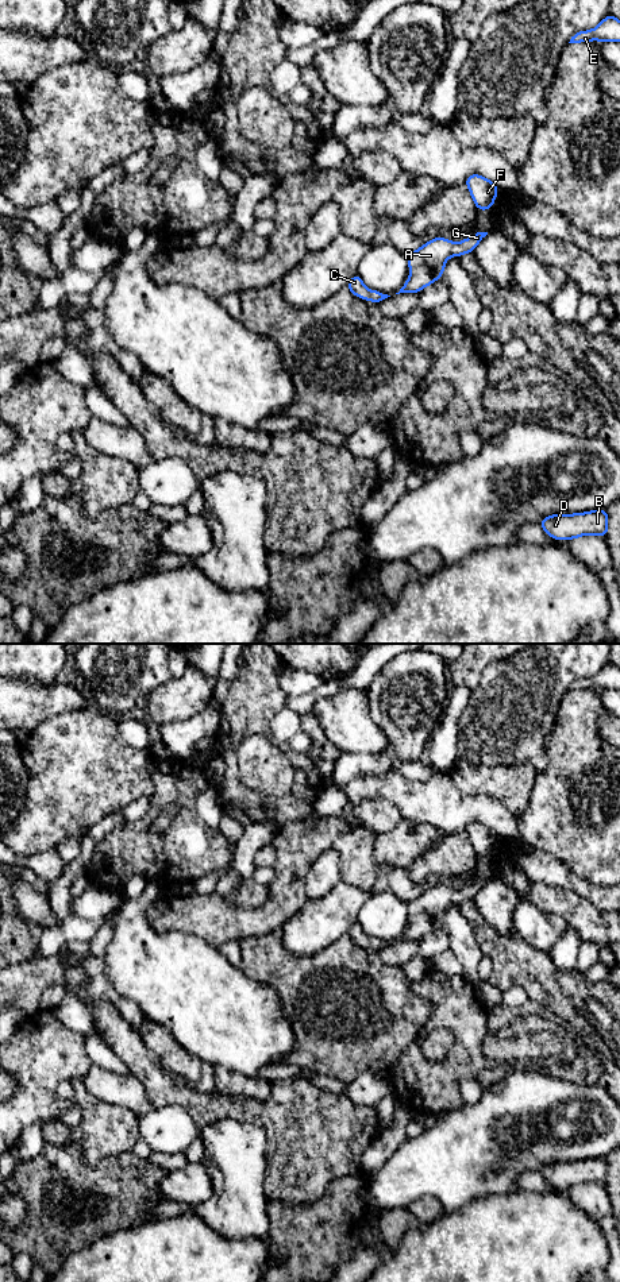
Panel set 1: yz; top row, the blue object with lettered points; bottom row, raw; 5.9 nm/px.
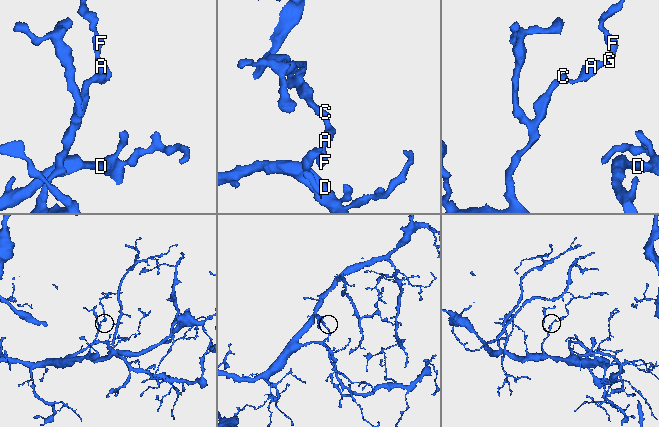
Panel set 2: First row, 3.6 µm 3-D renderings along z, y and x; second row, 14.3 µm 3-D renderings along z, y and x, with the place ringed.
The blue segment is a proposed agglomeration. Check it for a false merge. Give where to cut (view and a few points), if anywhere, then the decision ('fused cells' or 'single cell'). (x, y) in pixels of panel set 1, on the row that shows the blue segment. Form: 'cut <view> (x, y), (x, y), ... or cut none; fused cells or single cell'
cut none; single cell

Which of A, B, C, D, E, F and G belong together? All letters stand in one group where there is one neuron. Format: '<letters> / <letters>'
A B C D E F G

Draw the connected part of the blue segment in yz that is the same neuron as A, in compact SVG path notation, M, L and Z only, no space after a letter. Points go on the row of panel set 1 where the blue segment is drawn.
M477 232L475 235L454 243L444 238L435 238L424 246L407 255L409 264L409 278L398 293L419 293L423 287L440 279L446 260L450 256L461 256L473 252L477 244L488 235L488 232Z

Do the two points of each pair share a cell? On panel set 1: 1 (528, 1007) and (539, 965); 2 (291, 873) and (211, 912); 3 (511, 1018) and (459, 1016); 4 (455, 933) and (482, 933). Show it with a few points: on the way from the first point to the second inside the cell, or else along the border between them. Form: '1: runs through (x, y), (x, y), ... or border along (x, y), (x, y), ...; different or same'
1: border along (528, 999), (545, 1008); different
2: runs through (281, 896), (261, 916), (234, 916); same
3: border along (485, 1011), (491, 1031); different
4: border along (457, 906), (470, 925), (484, 954); different

